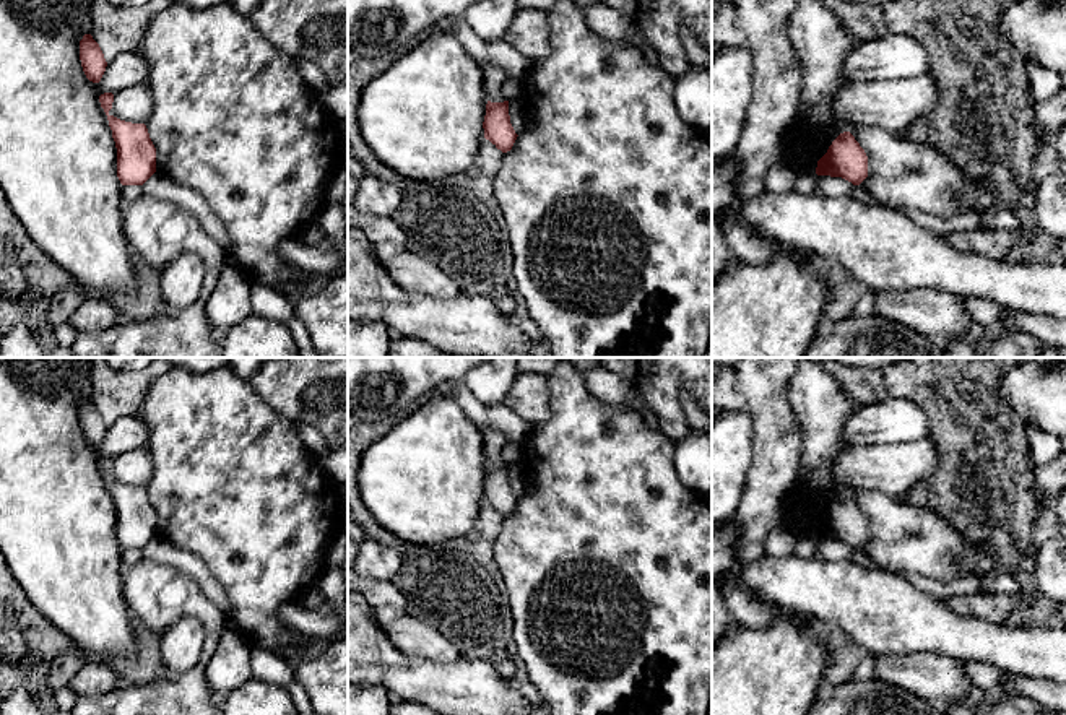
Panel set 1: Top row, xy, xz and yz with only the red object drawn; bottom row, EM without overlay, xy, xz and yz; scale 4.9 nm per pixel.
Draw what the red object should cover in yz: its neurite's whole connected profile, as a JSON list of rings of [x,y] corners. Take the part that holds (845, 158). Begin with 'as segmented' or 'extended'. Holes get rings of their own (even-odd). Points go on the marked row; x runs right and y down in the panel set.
as segmented | [[[850,132],[840,133],[817,161],[817,176],[842,177],[860,185],[868,177],[868,156]]]

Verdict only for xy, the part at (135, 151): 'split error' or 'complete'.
complete

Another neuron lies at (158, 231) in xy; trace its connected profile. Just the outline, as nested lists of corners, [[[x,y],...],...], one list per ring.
[[[148,195],[128,202],[124,234],[130,249],[158,271],[187,252],[198,255],[205,270],[219,273],[224,268],[223,247],[192,213],[171,202]]]

